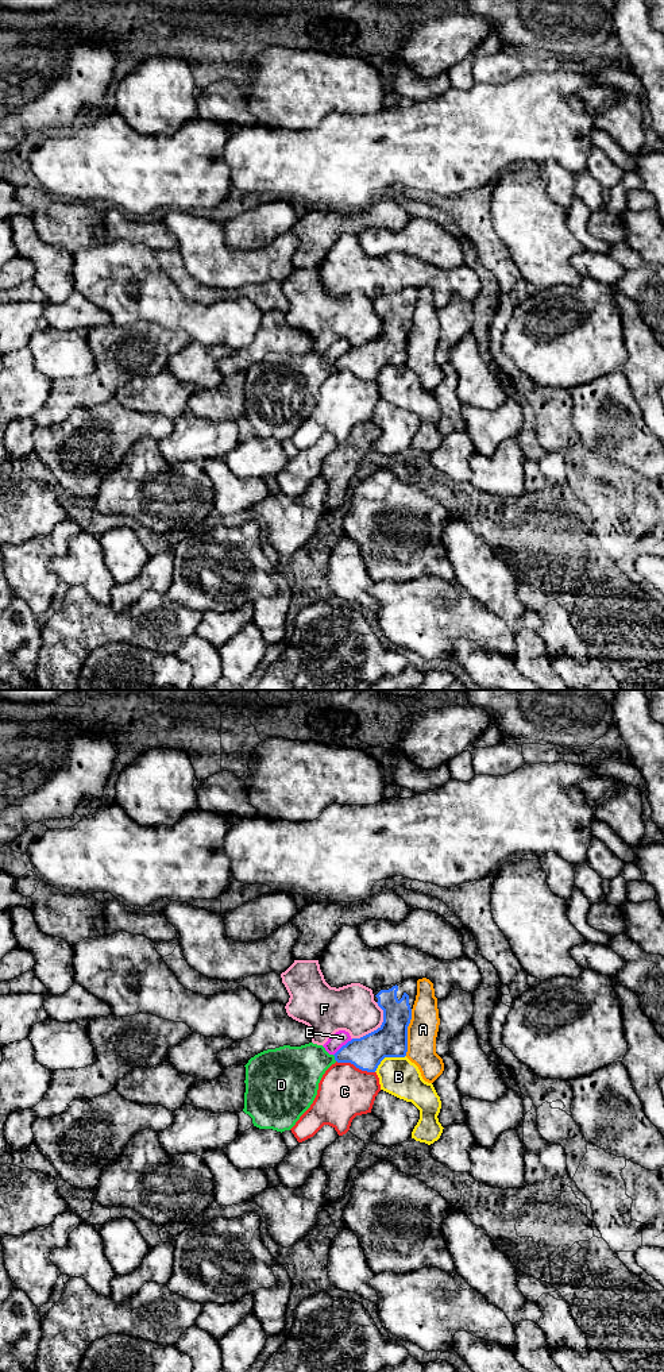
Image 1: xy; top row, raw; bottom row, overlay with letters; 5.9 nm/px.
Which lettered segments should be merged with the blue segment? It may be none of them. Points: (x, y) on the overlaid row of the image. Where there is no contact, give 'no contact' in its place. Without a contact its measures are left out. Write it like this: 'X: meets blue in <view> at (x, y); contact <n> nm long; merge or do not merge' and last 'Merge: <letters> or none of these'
A: meets blue in xy at (406, 1032); contact 280 nm long; do not merge
B: meets blue in xy at (388, 1056); contact 220 nm long; do not merge
C: meets blue in xy at (355, 1066); contact 240 nm long; do not merge
D: meets blue in xy at (335, 1058); contact 50 nm long; do not merge
E: meets blue in xy at (343, 1045); contact 160 nm long; do not merge
F: meets blue in xy at (378, 1028); contact 260 nm long; do not merge
Merge: none of these

